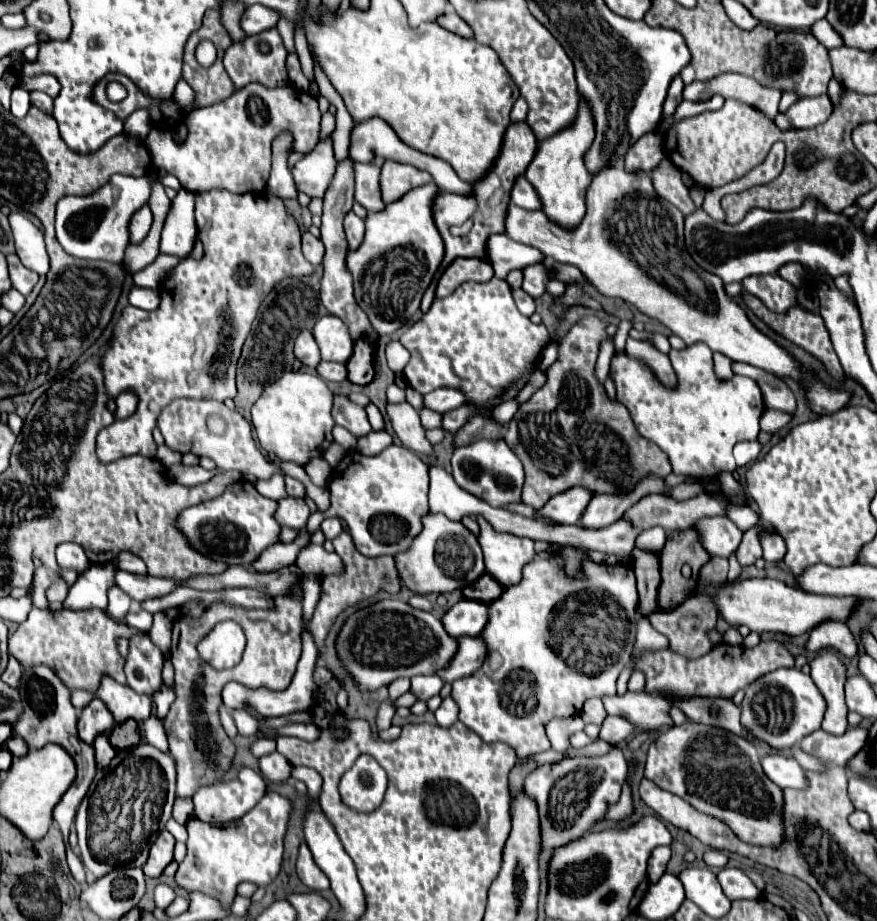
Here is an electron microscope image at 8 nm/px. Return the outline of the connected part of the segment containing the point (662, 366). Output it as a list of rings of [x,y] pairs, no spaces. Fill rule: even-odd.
[[[632,340],[632,342],[626,344],[626,354],[640,360],[644,366],[648,366],[654,372],[654,376],[658,376],[658,380],[664,382],[666,388],[676,386],[676,374],[672,370],[672,364],[670,364],[668,356],[658,352],[652,344]]]

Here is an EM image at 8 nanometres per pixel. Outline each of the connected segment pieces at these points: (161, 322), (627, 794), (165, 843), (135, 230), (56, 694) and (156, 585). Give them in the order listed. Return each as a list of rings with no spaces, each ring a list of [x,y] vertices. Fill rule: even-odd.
[[[212,190],[196,194],[196,226],[198,236],[194,250],[180,260],[178,268],[160,286],[160,308],[144,312],[140,308],[126,308],[114,326],[112,346],[102,358],[104,384],[108,396],[134,390],[140,398],[136,412],[98,434],[98,458],[102,462],[114,462],[130,454],[156,456],[156,442],[152,430],[160,410],[174,398],[212,398],[226,400],[236,396],[236,362],[240,350],[250,332],[250,326],[258,314],[260,302],[274,290],[278,282],[294,276],[310,276],[314,266],[306,262],[300,248],[300,226],[294,216],[288,214],[282,198],[272,194],[230,194],[226,190]]]
[[[626,778],[624,788],[622,788],[622,794],[620,794],[620,800],[618,800],[616,804],[610,804],[610,810],[606,810],[606,818],[602,818],[602,820],[622,822],[622,820],[626,820],[628,816],[632,816],[632,812],[634,812],[632,788],[630,788],[630,780]]]
[[[162,830],[150,848],[148,862],[144,864],[144,874],[148,878],[158,878],[164,872],[164,868],[172,862],[172,852],[174,852],[174,836],[168,830]]]
[[[142,206],[138,212],[134,212],[130,220],[130,242],[138,244],[146,238],[148,230],[152,226],[152,210],[150,206]]]
[[[22,666],[22,682],[18,688],[22,690],[22,696],[26,696],[26,698],[22,702],[22,706],[24,706],[22,718],[18,718],[18,722],[14,724],[14,730],[26,740],[26,744],[30,748],[42,748],[50,742],[64,746],[70,752],[70,756],[76,760],[76,766],[78,766],[78,776],[74,780],[74,786],[70,786],[70,790],[62,796],[62,800],[54,808],[54,820],[60,824],[64,838],[68,838],[70,824],[76,816],[76,810],[78,810],[82,798],[86,796],[86,792],[92,784],[92,778],[96,774],[94,746],[86,744],[78,738],[78,730],[76,730],[78,714],[70,702],[70,690],[58,676],[54,676],[54,670],[50,670],[50,666]]]
[[[116,568],[114,582],[116,582],[116,586],[120,586],[132,600],[138,600],[138,602],[144,602],[144,600],[148,600],[148,598],[166,596],[166,594],[170,594],[174,588],[180,586],[178,582],[168,580],[168,578],[140,576],[140,574],[124,572],[124,570],[120,570],[120,568]]]

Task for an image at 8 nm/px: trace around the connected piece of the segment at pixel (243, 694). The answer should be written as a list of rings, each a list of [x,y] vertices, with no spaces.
[[[304,630],[302,633],[302,655],[298,662],[296,676],[294,676],[294,680],[292,680],[288,690],[284,690],[284,692],[270,692],[268,688],[248,688],[248,686],[242,686],[238,682],[230,682],[222,690],[224,706],[230,708],[230,710],[254,708],[254,712],[258,712],[258,714],[262,714],[266,718],[284,716],[284,714],[292,714],[292,712],[308,712],[312,708],[312,702],[316,702],[316,694],[318,694],[318,688],[314,686],[314,678],[312,678],[317,656],[318,652],[312,635],[308,630]]]

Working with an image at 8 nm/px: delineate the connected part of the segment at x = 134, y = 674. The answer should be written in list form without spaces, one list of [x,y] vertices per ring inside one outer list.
[[[146,632],[134,634],[134,638],[130,638],[128,642],[130,646],[124,664],[126,682],[136,692],[152,696],[162,684],[164,654],[158,650],[158,646],[154,646],[154,642],[150,642],[150,636]]]

